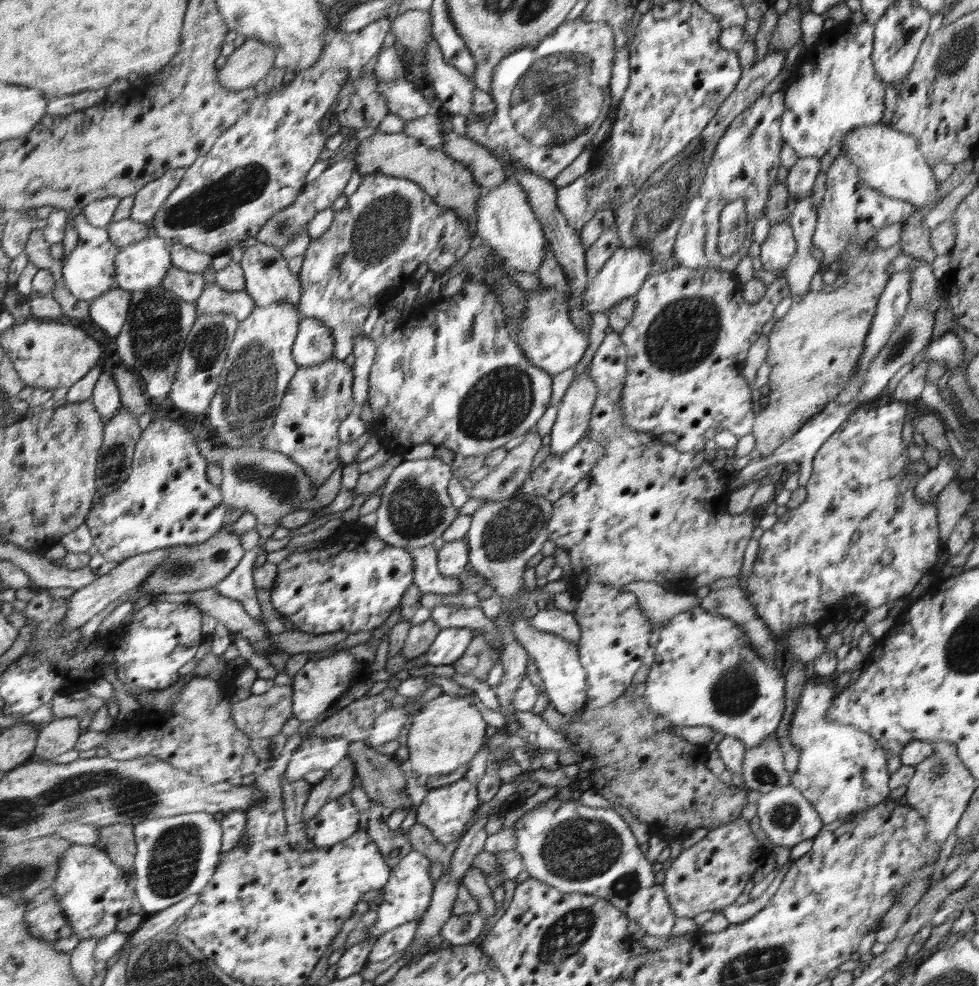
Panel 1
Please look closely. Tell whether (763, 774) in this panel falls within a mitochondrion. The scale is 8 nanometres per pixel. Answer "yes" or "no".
yes

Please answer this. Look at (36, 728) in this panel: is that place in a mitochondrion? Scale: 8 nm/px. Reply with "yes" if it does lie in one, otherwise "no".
no

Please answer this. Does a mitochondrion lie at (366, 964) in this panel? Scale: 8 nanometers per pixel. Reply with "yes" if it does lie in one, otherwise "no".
no

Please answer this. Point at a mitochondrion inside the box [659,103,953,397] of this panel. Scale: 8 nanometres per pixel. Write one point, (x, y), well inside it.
(903, 343)

